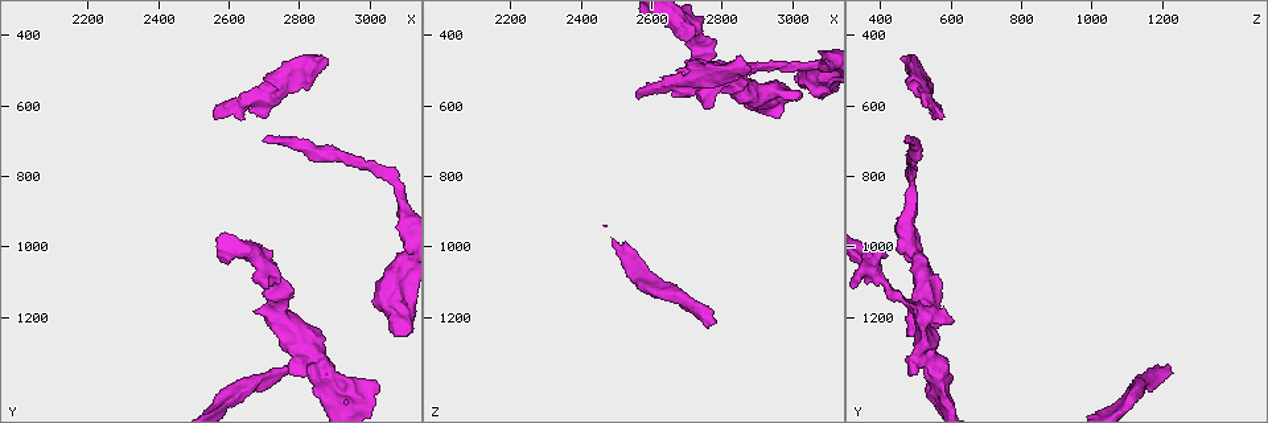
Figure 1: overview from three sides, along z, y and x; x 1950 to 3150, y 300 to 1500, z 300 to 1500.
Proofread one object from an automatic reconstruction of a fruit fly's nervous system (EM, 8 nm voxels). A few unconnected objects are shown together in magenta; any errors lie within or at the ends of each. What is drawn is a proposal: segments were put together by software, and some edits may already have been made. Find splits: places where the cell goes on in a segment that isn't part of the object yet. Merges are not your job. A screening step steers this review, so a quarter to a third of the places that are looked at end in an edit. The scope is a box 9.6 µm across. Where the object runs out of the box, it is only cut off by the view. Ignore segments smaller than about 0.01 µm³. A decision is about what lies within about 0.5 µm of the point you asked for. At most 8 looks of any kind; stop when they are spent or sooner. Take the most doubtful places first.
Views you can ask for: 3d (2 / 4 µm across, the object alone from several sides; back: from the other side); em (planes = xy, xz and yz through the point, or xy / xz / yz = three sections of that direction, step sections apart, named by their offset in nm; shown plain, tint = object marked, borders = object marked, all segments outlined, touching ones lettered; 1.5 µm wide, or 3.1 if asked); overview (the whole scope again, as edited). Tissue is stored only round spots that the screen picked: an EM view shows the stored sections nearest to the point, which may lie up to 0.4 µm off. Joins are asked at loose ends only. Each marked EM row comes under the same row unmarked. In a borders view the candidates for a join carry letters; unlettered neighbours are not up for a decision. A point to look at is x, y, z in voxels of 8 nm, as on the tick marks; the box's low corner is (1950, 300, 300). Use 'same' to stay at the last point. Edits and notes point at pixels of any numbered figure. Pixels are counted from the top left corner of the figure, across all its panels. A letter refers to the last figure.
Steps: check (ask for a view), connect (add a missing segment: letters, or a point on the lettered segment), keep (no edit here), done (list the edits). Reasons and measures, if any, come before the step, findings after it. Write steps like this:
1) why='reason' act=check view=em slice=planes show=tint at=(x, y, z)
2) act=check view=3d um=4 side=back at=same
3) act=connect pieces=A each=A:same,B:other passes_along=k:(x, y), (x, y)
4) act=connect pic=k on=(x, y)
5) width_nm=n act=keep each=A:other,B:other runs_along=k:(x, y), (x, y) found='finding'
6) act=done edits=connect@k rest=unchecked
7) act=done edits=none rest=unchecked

why='an open end' act=check view=em slice=planes show=borders at=(2760, 1340, 1230)

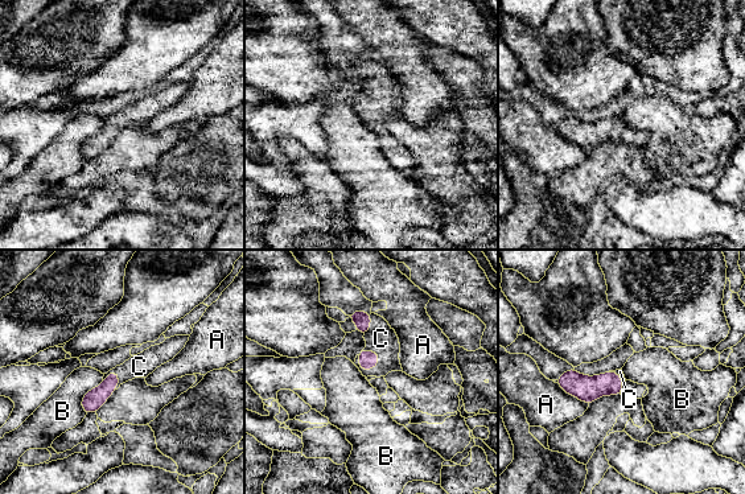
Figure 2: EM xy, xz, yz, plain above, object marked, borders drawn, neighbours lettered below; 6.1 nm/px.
longest_contact=A:240nm act=connect pieces=C each=A:other,B:other,C:same passes_along=2:(367, 359), (379, 357), (381, 338) found='the cell continues'

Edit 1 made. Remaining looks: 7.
why='redraw' act=check view=overview

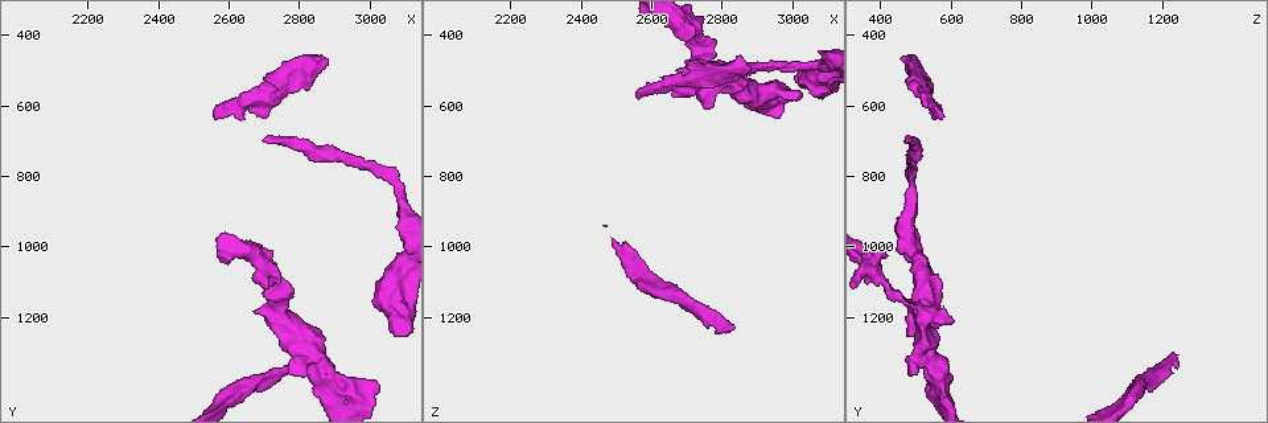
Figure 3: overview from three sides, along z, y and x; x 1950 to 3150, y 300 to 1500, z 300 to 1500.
why='free end' act=check view=em slice=planes show=borders at=(2570, 640, 570)

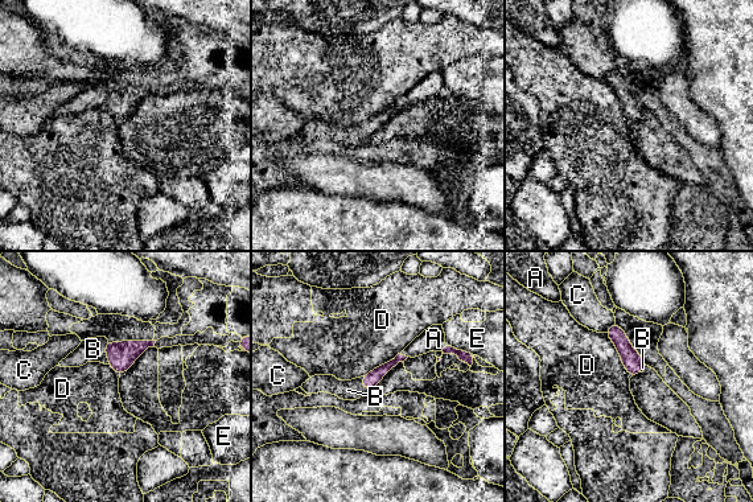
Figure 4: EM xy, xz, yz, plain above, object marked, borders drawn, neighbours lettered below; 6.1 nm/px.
longest_contact=D:300nm act=connect pieces=B each=A:other,B:same,C:other,D:other,E:other passes_along=4:(122, 356), (106, 352), (93, 349) found='it goes on there'

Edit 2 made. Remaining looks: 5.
why='free end' act=check view=em slice=planes show=tint at=(2780, 480, 480)

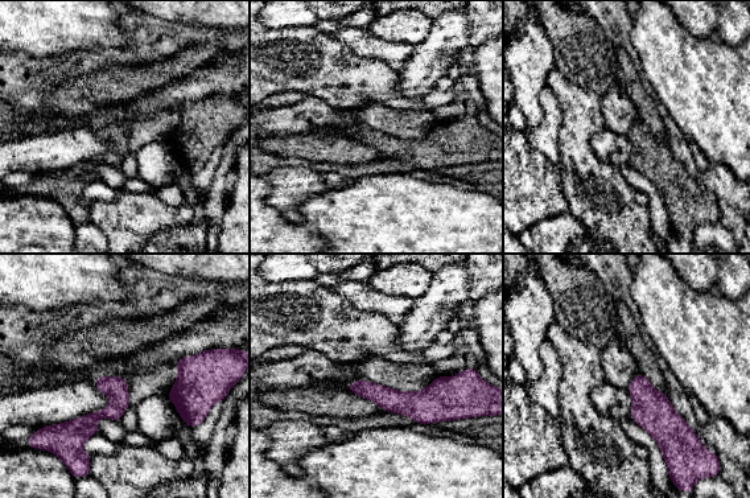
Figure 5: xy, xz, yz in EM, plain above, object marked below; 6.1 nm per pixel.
act=check view=em slice=planes show=borders at=same

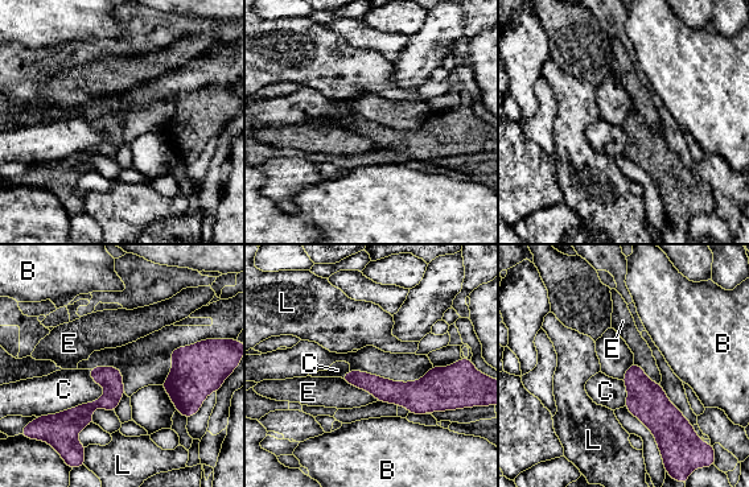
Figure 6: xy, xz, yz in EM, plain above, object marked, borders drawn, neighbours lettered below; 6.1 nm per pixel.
width_nm=140 longest_contact=C:420nm act=keep each=B:other,C:other,E:other,L:other found='none of them fits'

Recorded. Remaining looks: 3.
act=done edits=connect@2,connect@4 rest=unchecked

